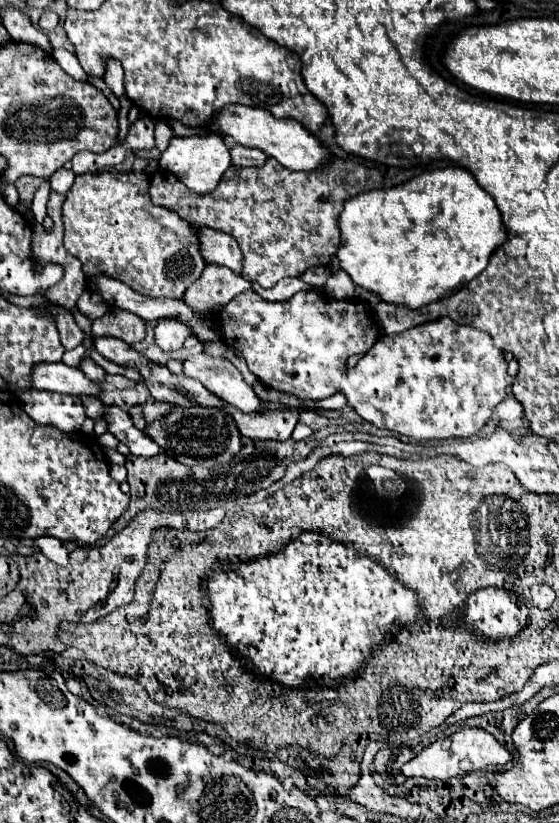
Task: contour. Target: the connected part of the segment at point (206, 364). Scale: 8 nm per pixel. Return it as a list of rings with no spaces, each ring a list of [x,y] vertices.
[[[206,353],[190,355],[184,359],[184,375],[198,379],[210,393],[226,405],[242,413],[260,413],[262,399],[242,379],[240,371],[224,357],[212,357]]]

